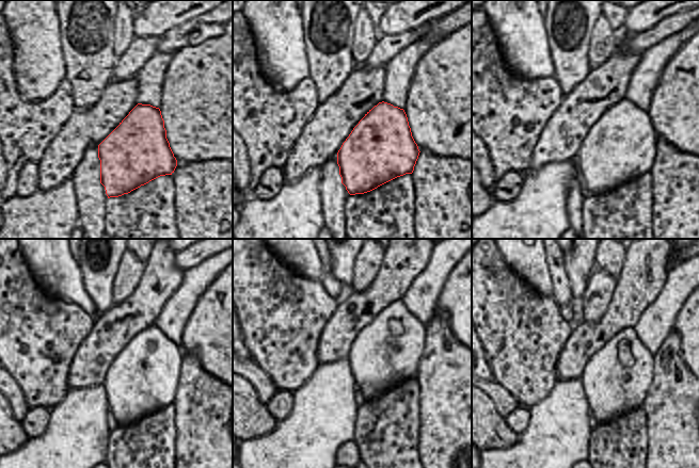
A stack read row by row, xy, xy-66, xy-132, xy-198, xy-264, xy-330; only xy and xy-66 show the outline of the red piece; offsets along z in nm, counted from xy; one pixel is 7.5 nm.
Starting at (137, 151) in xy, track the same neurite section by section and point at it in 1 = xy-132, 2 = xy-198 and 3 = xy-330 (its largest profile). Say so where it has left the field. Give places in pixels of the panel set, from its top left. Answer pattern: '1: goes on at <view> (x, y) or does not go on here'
1: goes on at xy-132 (621, 146)
2: goes on at xy-198 (142, 380)
3: goes on at xy-330 (618, 377)

